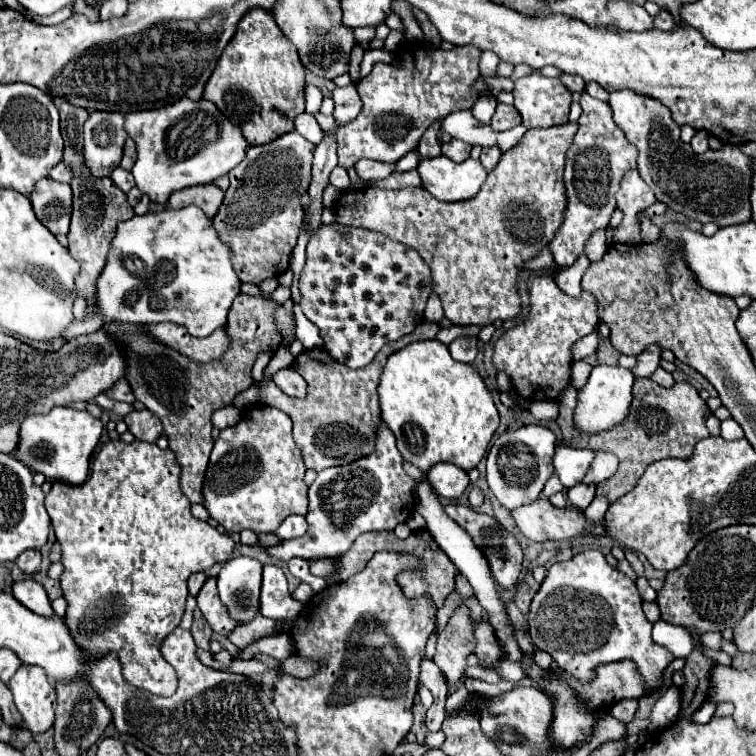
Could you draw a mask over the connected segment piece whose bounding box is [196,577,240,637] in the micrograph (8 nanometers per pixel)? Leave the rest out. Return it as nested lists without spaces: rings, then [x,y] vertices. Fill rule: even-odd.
[[[208,577],[204,587],[200,589],[198,593],[198,607],[202,611],[202,615],[206,617],[206,621],[210,623],[212,631],[218,633],[218,635],[224,635],[228,637],[240,623],[234,621],[230,615],[228,615],[228,609],[226,605],[220,601],[218,597],[218,589],[216,589],[216,577]]]

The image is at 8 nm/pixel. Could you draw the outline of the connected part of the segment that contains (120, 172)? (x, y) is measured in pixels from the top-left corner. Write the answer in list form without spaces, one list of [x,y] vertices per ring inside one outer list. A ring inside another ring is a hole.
[[[116,167],[110,177],[112,177],[112,181],[114,181],[122,191],[126,191],[126,193],[134,187],[134,177],[132,177],[132,173],[130,173],[130,171],[124,171],[122,167]]]

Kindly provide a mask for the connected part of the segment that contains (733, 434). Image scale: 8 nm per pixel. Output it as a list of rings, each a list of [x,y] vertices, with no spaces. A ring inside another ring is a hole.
[[[726,419],[722,421],[722,433],[720,433],[724,439],[740,439],[744,437],[744,431],[738,423],[734,423],[734,419]]]

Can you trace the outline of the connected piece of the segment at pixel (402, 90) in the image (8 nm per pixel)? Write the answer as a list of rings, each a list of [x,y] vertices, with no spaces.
[[[412,45],[412,57],[400,57],[400,65],[376,63],[358,83],[364,103],[360,115],[336,131],[338,165],[350,169],[360,159],[396,163],[418,147],[422,133],[432,121],[460,109],[472,109],[478,99],[478,93],[472,91],[472,85],[480,77],[478,61],[480,49],[472,45],[454,47],[452,51]]]

